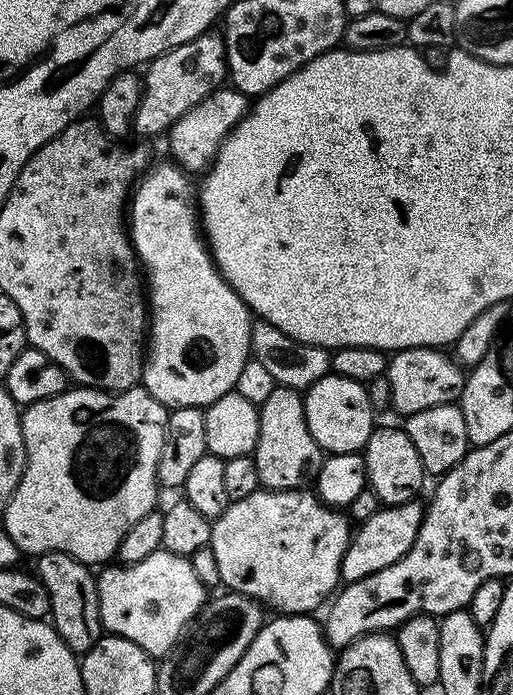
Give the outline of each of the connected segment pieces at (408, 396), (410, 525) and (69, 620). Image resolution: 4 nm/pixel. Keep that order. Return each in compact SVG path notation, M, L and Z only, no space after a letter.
M401 348L391 353L388 361L388 385L390 386L390 401L391 411L400 412L401 417L409 416L410 414L418 414L418 410L430 410L430 406L442 406L443 404L454 404L460 399L460 392L464 389L466 379L465 369L462 367L459 360L448 356L447 351L435 348Z
M415 499L405 504L382 506L374 518L363 521L348 541L348 549L340 563L341 581L361 580L370 574L378 574L378 570L386 570L386 566L394 566L394 562L398 562L398 558L402 558L402 554L406 554L418 538L425 509L425 505L420 503L419 499Z
M43 552L35 561L35 575L46 586L50 594L50 623L56 629L56 633L62 638L62 642L74 654L89 652L102 635L100 623L100 599L98 598L97 577L93 569L81 560L73 556L67 556L64 552Z

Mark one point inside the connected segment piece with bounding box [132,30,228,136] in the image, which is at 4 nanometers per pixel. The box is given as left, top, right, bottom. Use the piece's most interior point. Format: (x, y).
(178, 80)

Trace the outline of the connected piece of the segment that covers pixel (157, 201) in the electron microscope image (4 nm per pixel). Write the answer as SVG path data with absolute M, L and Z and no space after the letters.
M155 164L145 171L135 185L126 212L128 235L136 259L146 273L146 296L150 301L150 339L146 344L142 387L159 404L169 409L205 409L222 398L222 394L235 389L238 374L242 374L242 366L246 366L250 359L254 316L244 299L225 282L224 276L216 269L216 261L212 259L202 235L198 196L194 184L188 181L191 180L189 173L179 164Z

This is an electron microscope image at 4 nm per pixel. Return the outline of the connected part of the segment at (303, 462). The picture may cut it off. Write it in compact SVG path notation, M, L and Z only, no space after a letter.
M278 386L258 407L260 425L254 455L261 485L277 492L303 489L307 480L315 481L325 458L318 442L314 442L314 434L310 434L310 426L306 426L303 395L295 388Z

